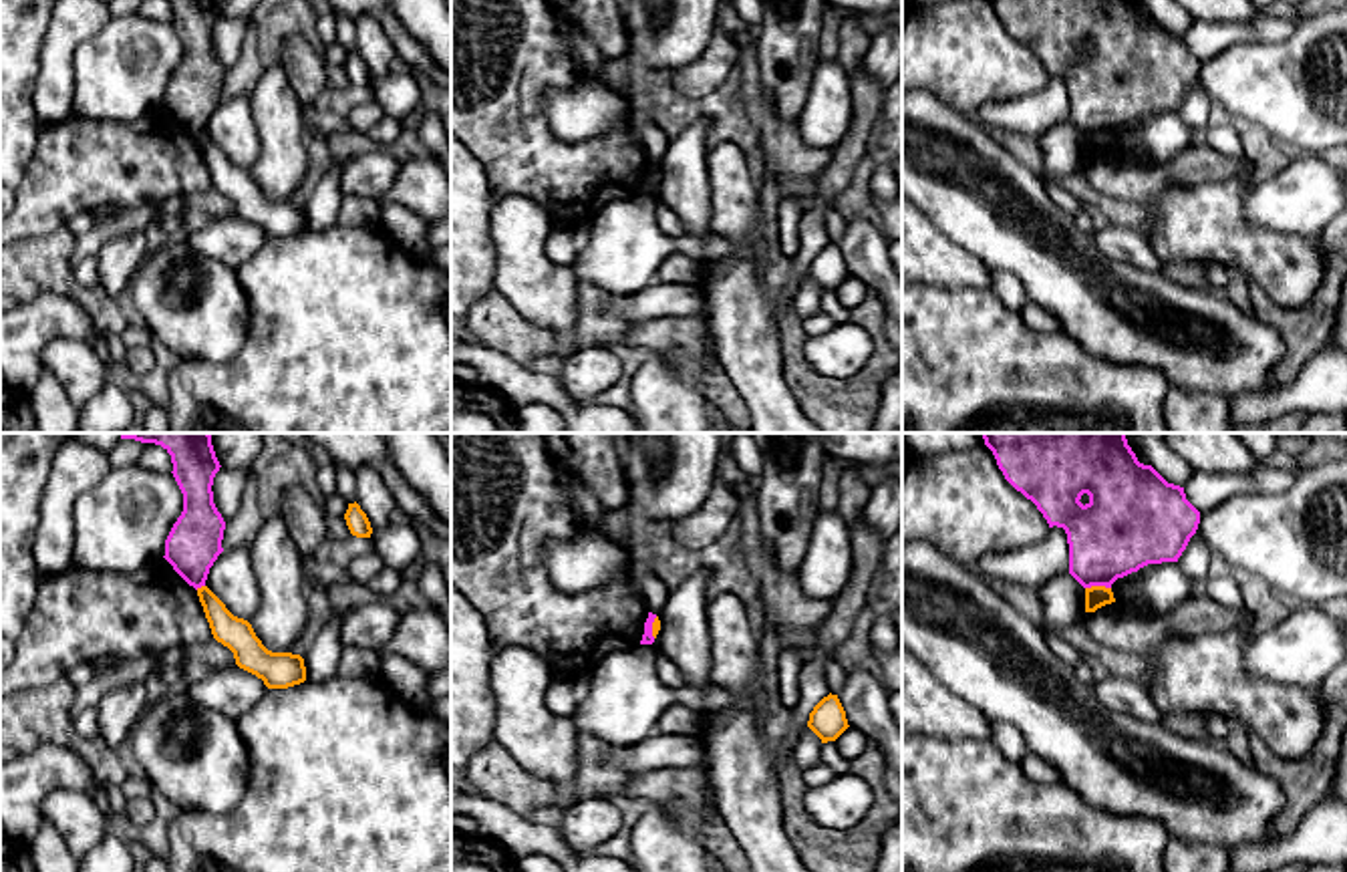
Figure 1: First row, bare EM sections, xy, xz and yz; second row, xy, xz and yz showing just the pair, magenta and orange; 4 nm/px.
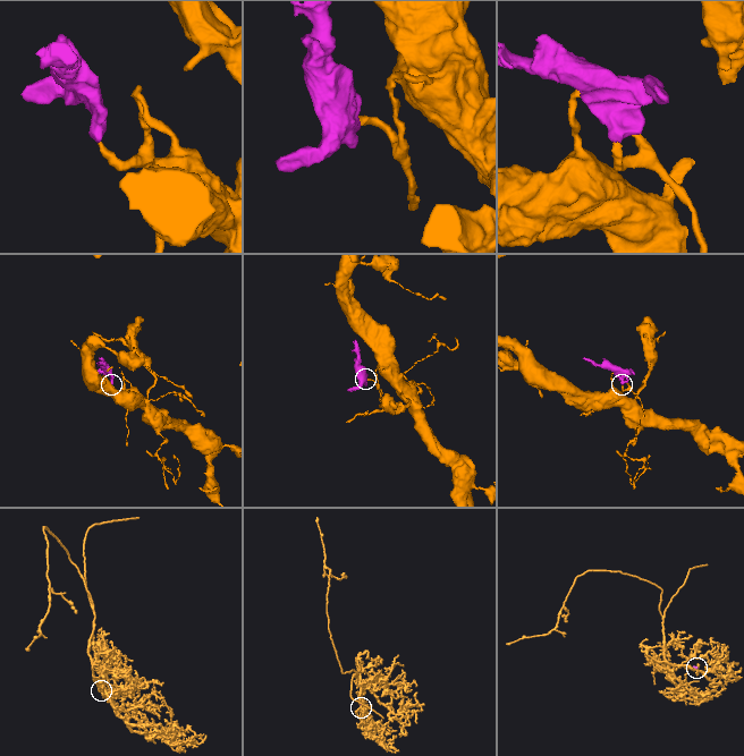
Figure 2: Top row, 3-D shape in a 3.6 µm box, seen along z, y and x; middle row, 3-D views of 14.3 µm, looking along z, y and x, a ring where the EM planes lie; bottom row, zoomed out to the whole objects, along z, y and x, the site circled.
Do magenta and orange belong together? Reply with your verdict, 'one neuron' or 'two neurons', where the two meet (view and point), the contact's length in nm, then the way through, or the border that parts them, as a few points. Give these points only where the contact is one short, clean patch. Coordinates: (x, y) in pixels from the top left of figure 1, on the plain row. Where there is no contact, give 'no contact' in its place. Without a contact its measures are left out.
two neurons | yz (1098, 133) | 100 nm | along yz (1110, 135), (1086, 137)

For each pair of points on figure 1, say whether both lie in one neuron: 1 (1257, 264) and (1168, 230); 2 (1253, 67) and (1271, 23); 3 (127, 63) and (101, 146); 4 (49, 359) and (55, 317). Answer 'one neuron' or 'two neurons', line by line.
1: one neuron
2: two neurons
3: two neurons
4: two neurons

